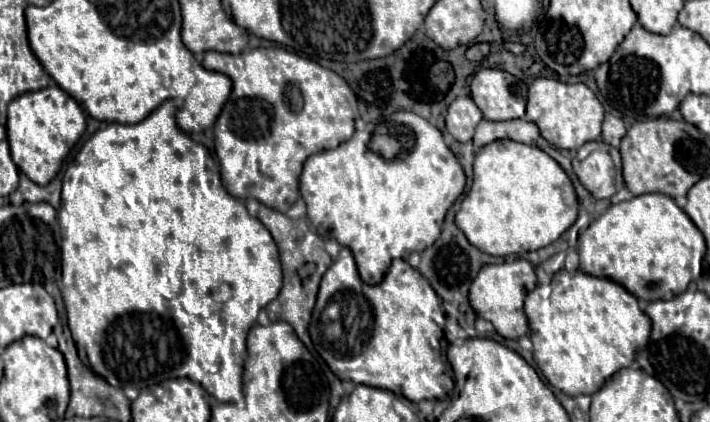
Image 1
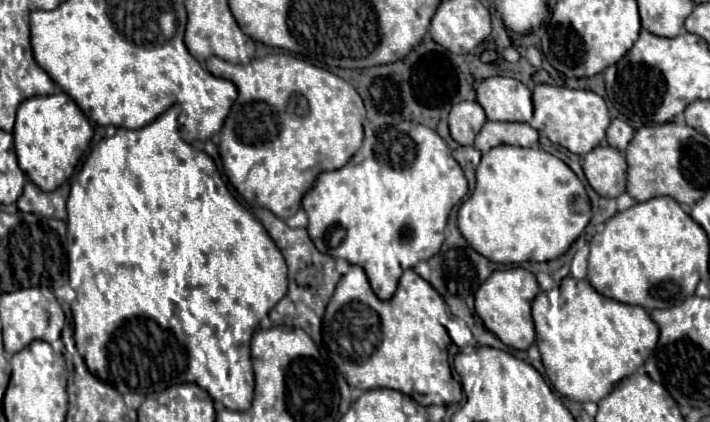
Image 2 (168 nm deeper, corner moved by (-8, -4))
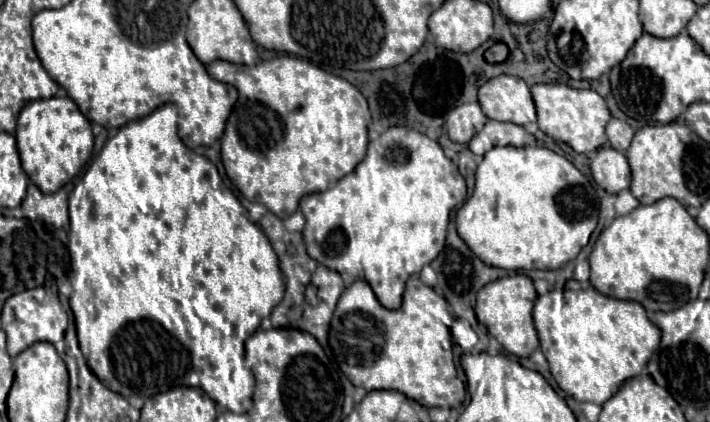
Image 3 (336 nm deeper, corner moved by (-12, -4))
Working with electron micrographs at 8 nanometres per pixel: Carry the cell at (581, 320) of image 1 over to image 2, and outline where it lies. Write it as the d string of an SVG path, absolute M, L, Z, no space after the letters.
M566 276L559 287L541 291L532 302L536 332L532 345L540 350L546 376L556 392L574 402L598 402L610 394L616 382L634 374L655 351L658 326L642 306L604 298L588 280Z

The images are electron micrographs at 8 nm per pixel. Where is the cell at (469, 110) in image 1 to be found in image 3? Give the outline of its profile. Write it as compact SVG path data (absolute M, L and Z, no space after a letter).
M464 104L464 106L456 106L454 110L448 112L448 136L454 142L460 144L468 144L472 140L472 136L476 132L482 130L482 126L486 124L486 116L480 108L480 104Z

